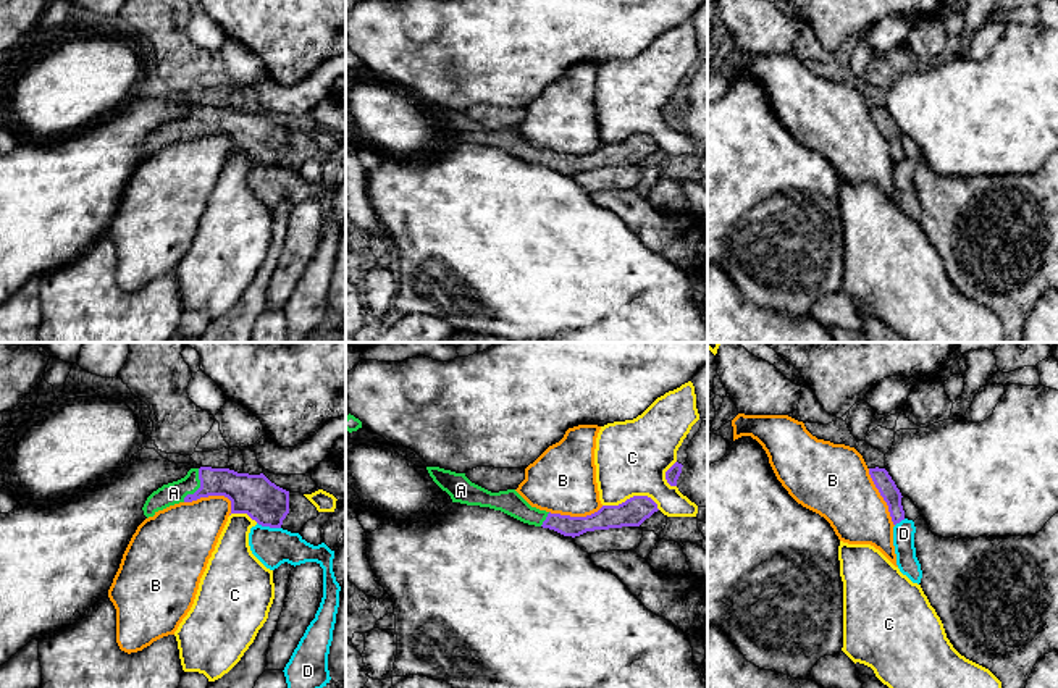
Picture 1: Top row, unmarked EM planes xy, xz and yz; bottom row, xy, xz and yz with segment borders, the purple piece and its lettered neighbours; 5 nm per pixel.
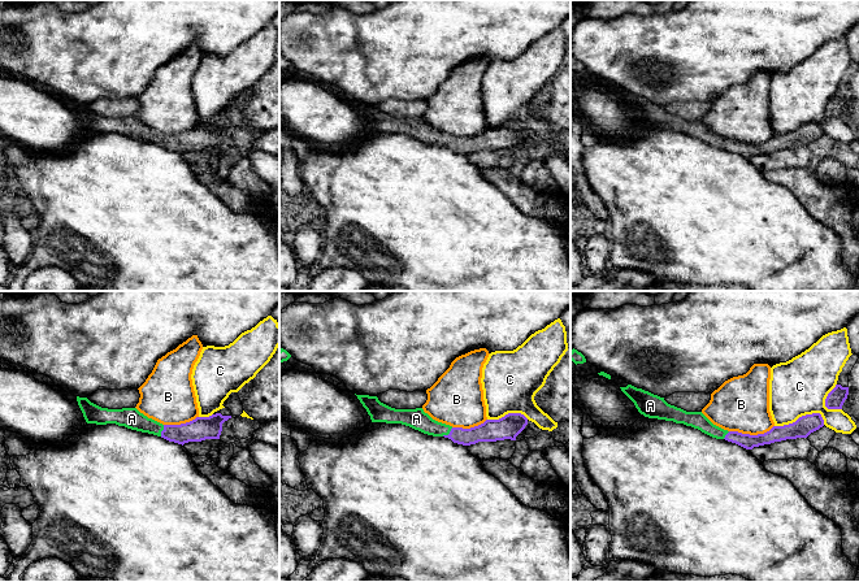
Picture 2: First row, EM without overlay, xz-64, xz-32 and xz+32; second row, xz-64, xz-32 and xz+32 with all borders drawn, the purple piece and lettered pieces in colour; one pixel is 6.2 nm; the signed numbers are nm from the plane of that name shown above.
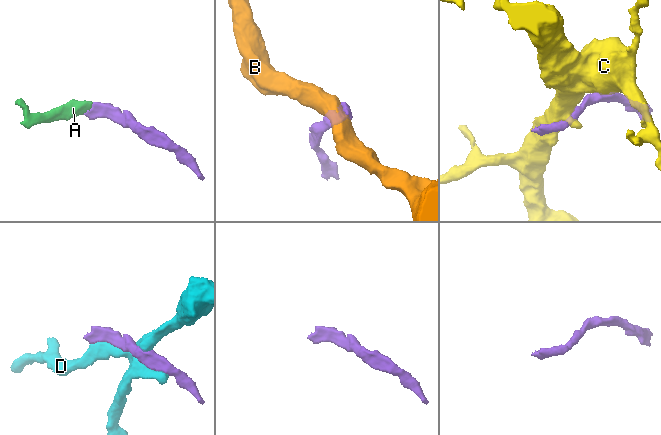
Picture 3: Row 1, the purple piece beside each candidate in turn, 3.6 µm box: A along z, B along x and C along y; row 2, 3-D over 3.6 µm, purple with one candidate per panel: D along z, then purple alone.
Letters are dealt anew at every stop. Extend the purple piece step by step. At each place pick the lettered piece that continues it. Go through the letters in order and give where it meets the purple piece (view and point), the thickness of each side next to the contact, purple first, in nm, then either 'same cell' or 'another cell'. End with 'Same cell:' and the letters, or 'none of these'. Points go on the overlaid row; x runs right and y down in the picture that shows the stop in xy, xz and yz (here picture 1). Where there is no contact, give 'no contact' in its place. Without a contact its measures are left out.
A: xy (201, 486) | 190/110 nm | same cell
B: xy (214, 495) | 200/320 nm | another cell
C: xz (632, 498) | 140/360 nm | another cell
D: xy (268, 525) | 200/190 nm | another cell
Same cell: A

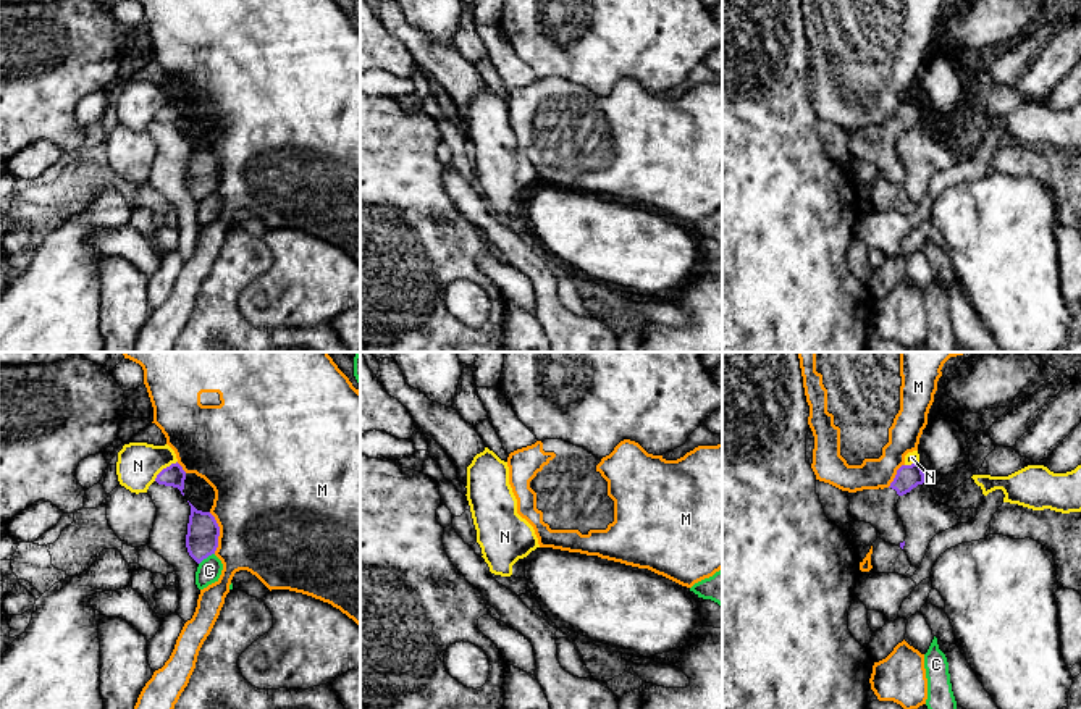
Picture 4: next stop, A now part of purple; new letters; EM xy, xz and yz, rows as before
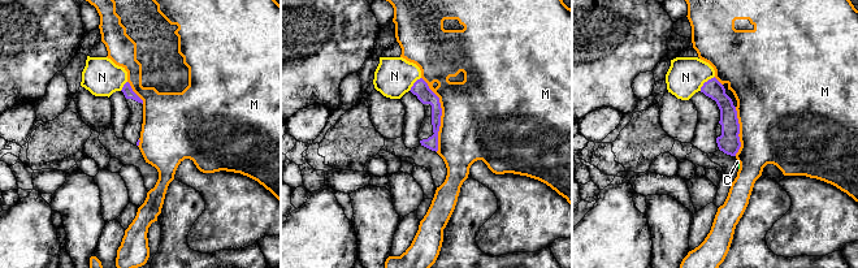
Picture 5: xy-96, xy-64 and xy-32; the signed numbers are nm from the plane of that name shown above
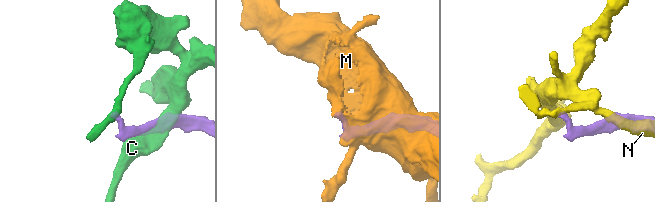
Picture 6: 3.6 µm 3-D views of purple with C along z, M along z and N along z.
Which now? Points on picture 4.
C: xy (206, 557) | 160/120 nm | another cell
M: xy (218, 533) | 160/480 nm | another cell
N: xy (164, 469) | 110/220 nm | another cell
Same cell: none of these

